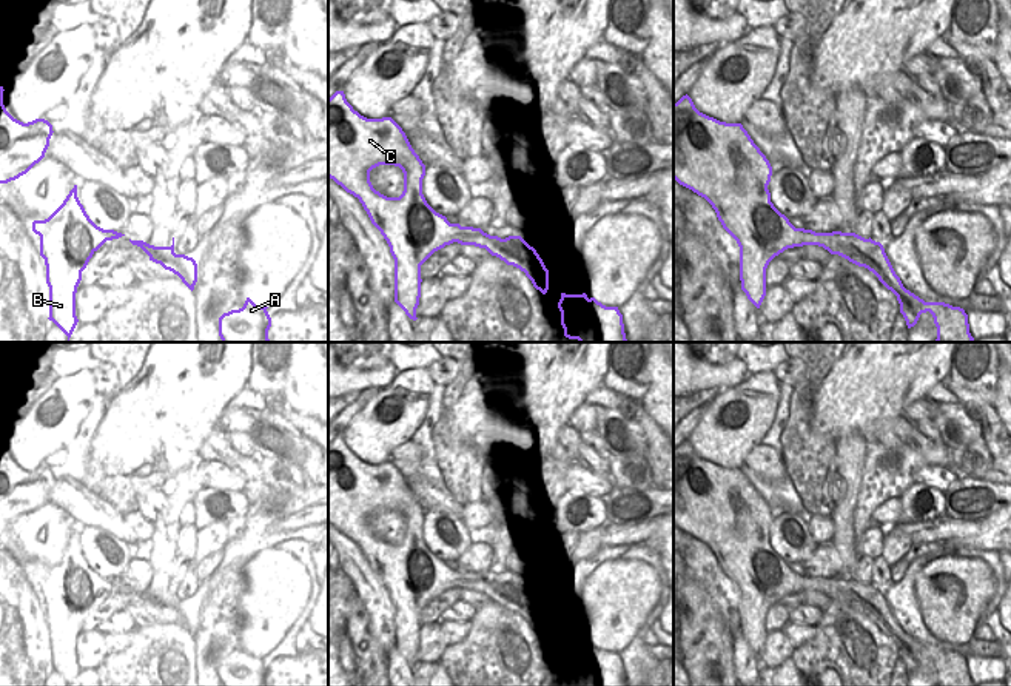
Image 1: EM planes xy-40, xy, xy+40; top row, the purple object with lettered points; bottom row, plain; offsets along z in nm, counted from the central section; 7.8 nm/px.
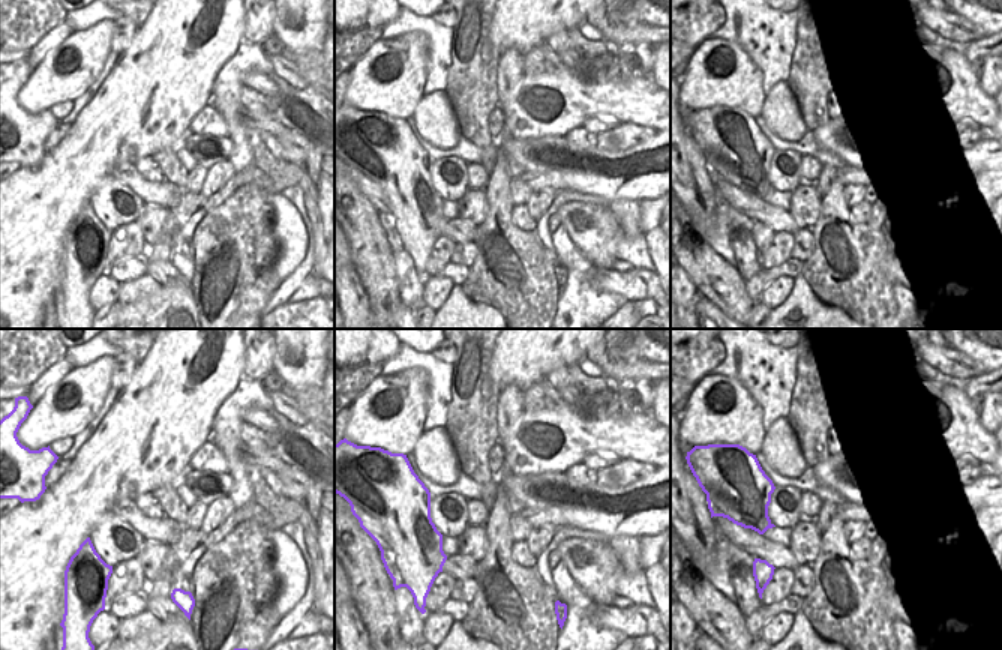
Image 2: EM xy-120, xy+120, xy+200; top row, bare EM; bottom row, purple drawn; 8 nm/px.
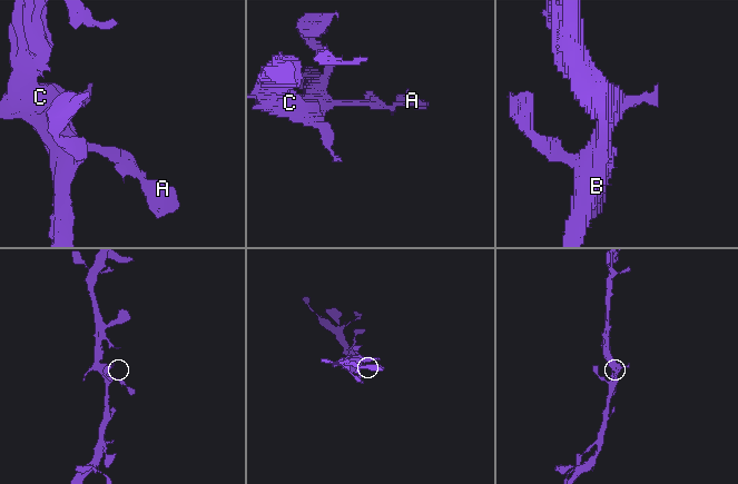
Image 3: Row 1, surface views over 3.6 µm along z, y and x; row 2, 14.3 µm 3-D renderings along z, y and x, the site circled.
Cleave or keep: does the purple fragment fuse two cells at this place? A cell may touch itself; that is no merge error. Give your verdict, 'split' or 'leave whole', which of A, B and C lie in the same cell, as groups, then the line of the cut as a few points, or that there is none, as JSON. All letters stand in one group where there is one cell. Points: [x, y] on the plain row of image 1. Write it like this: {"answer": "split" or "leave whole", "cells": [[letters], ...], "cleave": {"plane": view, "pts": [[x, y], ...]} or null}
{"answer": "leave whole", "cells": [["A", "B", "C"]], "cleave": null}

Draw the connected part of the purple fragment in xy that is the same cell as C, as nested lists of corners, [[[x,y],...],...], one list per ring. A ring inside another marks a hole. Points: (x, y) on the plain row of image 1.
[[[344,436],[328,444],[328,523],[347,538],[359,544],[371,569],[381,577],[395,604],[395,647],[405,660],[416,666],[421,643],[421,610],[438,595],[458,587],[485,594],[492,601],[526,618],[533,632],[542,640],[549,635],[549,615],[533,592],[521,581],[501,584],[481,573],[450,569],[436,558],[422,540],[425,510],[411,493],[402,473],[391,464],[367,464],[347,447]],[[379,510],[395,510],[404,518],[404,536],[399,543],[387,543],[376,536],[370,527],[370,516]]]

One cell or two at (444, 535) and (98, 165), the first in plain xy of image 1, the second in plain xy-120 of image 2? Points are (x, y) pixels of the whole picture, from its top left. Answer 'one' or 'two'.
two

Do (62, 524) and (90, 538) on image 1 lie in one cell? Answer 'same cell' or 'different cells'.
different cells

